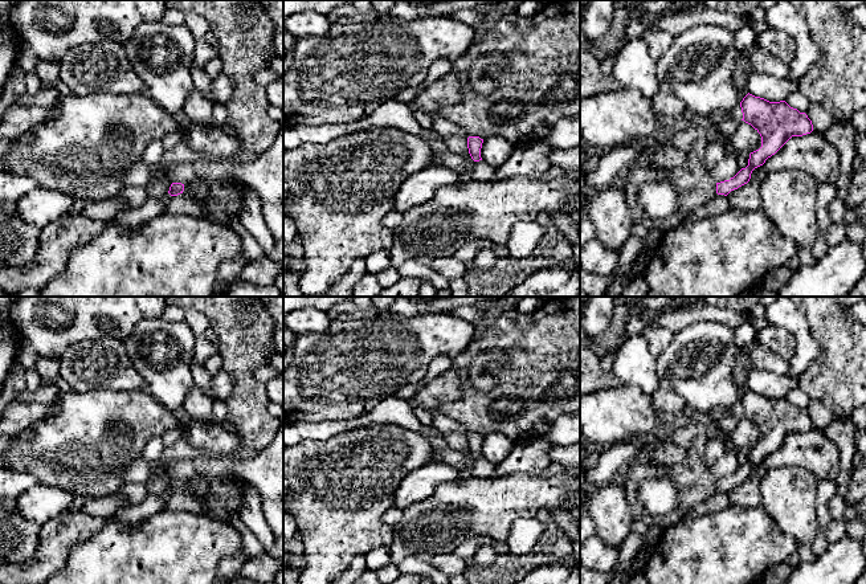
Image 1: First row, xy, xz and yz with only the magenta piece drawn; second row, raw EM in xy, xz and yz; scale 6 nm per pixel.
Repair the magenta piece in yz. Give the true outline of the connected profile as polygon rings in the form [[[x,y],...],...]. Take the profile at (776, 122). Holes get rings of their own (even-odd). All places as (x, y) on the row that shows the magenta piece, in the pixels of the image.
[[[747,94],[740,102],[743,119],[761,136],[761,147],[749,154],[748,166],[734,177],[716,183],[716,193],[727,196],[731,191],[747,184],[755,168],[763,166],[792,136],[802,136],[813,131],[812,121],[805,113],[791,107],[785,101],[769,102]]]

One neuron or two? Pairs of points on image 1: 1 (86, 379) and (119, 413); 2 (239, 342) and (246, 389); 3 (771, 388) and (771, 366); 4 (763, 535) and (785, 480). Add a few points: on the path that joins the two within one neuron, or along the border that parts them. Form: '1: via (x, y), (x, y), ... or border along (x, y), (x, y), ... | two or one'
1: border along (126, 389), (92, 388), (72, 391) | two
2: via (241, 354), (244, 378) | one
3: border along (751, 368), (788, 374) | two
4: border along (760, 506), (792, 538) | two

